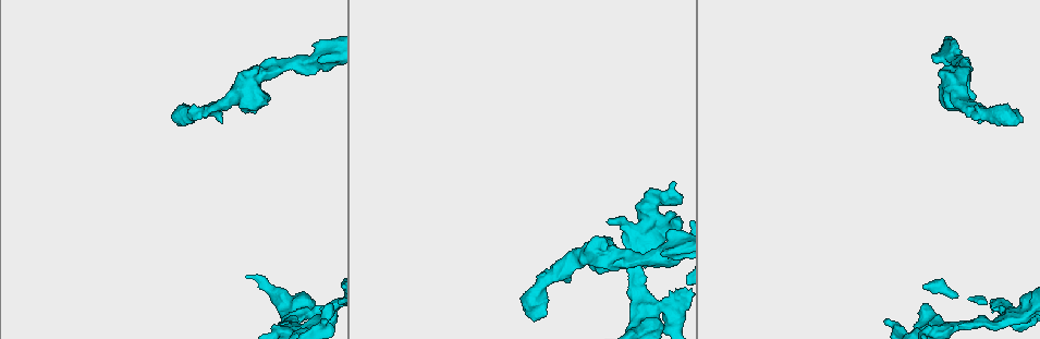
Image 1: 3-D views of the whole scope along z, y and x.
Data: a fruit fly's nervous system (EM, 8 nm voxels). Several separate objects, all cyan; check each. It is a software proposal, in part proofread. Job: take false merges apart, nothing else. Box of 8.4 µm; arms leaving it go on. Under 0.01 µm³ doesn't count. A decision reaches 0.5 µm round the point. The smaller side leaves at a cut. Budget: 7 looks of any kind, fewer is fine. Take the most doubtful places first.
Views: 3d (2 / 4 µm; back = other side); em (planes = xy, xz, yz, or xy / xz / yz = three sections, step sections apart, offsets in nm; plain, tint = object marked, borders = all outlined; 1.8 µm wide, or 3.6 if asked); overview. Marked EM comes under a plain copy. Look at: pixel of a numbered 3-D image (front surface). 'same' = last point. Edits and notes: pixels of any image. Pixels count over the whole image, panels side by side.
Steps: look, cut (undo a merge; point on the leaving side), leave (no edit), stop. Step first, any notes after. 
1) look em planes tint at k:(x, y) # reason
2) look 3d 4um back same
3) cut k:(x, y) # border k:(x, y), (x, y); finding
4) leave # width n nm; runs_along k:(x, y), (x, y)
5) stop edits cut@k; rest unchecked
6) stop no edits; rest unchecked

look em planes tint at 1:(533, 304) # abrupt turn

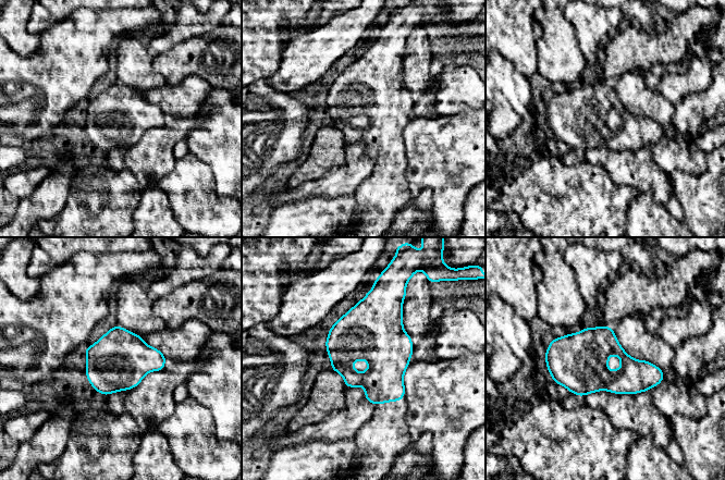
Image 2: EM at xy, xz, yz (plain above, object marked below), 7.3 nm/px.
leave # width 320 nm; all the same cell

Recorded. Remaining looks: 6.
look 3d 2um back at 1:(297, 315) # sudden change in width

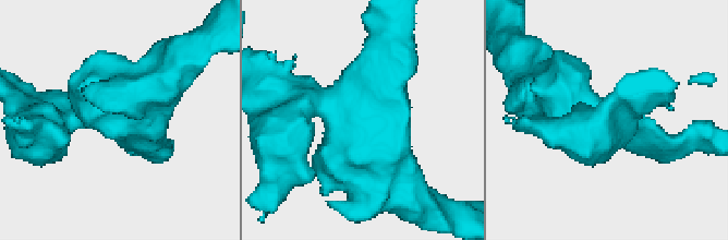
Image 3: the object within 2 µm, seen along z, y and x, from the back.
look em yz step 8 tint at 3:(117, 119) # need the tissue

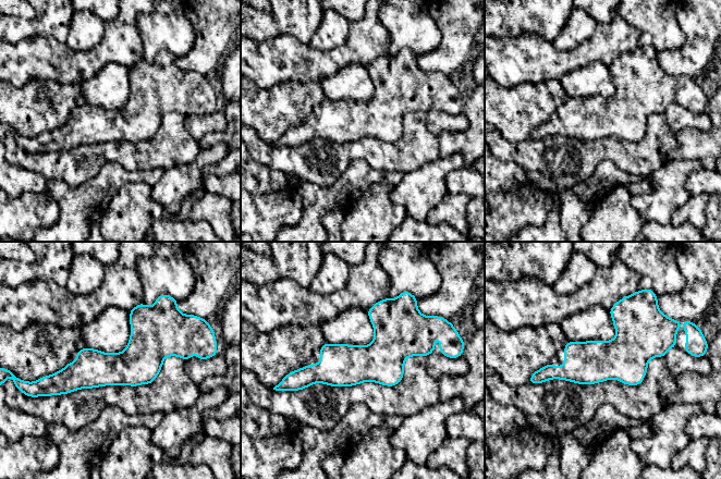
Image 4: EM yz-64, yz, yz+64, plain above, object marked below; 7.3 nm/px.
look em planes tint same

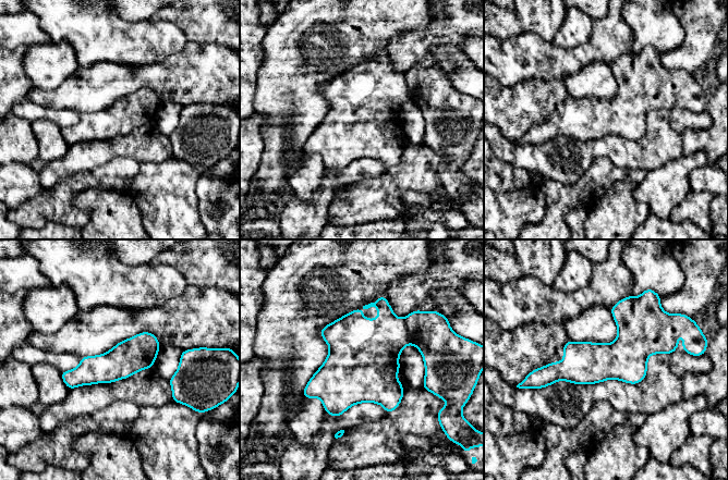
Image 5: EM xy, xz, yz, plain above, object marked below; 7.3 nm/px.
cut 5:(431, 333) # width 260 nm; two cells meet here

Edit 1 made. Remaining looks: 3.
look 3d 4um at 1:(264, 71) # thick turns thin

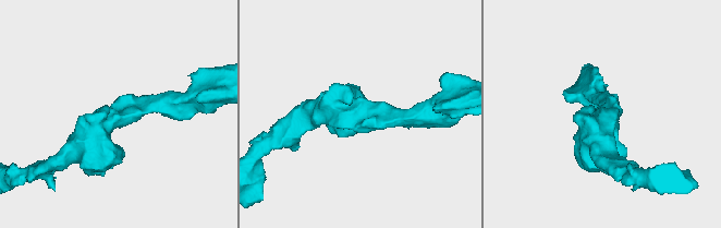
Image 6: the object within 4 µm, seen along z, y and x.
look em planes tint at 6:(607, 115) # arm_widths 260, 600 nm; now the EM

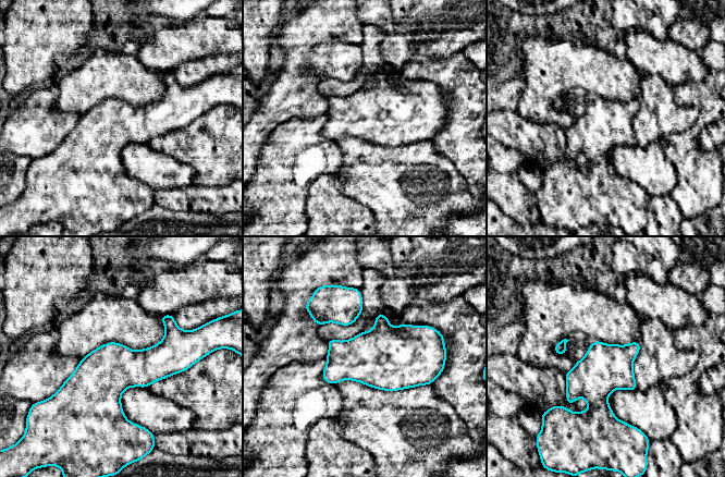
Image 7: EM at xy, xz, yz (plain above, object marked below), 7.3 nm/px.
leave # width 360 nm; continuous, no second cell

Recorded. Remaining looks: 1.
stop edits cut@5; rest unchecked

